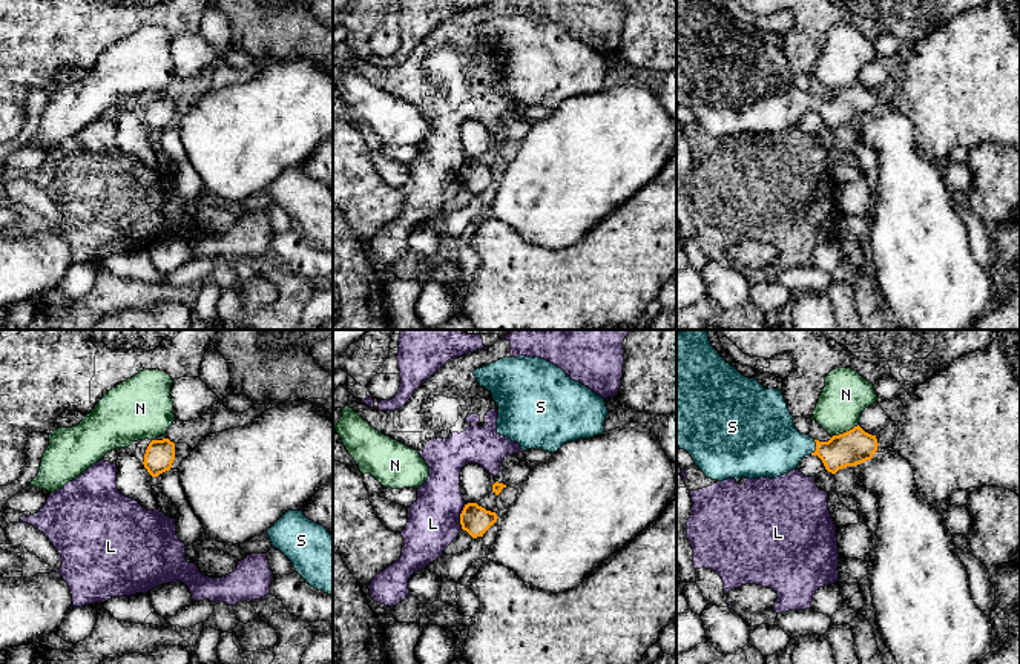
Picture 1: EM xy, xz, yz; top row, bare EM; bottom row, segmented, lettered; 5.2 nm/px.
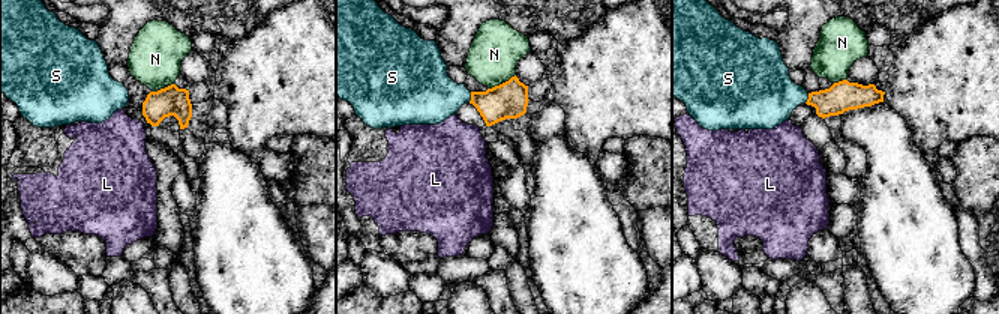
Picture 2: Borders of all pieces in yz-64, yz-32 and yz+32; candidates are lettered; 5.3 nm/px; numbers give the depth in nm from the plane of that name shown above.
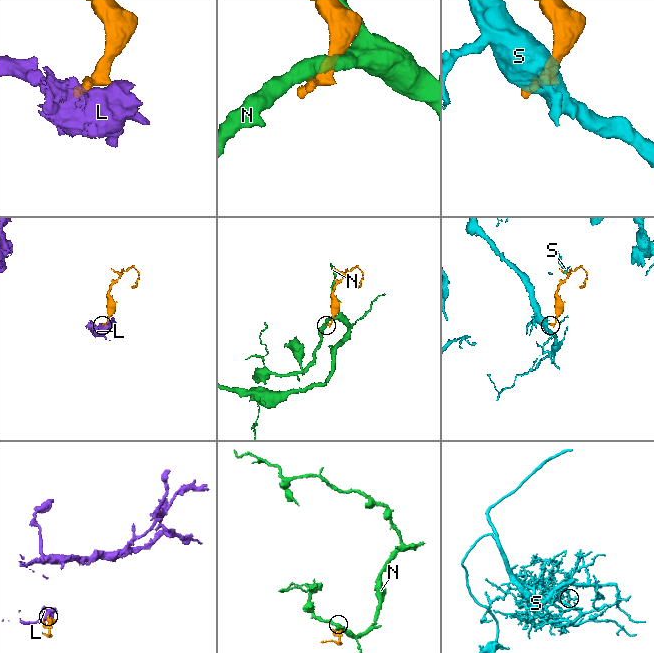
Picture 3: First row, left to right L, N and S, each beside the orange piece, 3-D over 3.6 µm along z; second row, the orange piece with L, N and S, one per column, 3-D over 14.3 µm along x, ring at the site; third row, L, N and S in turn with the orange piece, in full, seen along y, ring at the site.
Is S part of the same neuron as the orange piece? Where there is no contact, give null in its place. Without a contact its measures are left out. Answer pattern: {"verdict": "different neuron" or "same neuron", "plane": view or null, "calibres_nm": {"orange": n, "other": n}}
{"verdict": "same neuron", "plane": "yz", "calibres_nm": {"orange": 190, "other": 340}}

